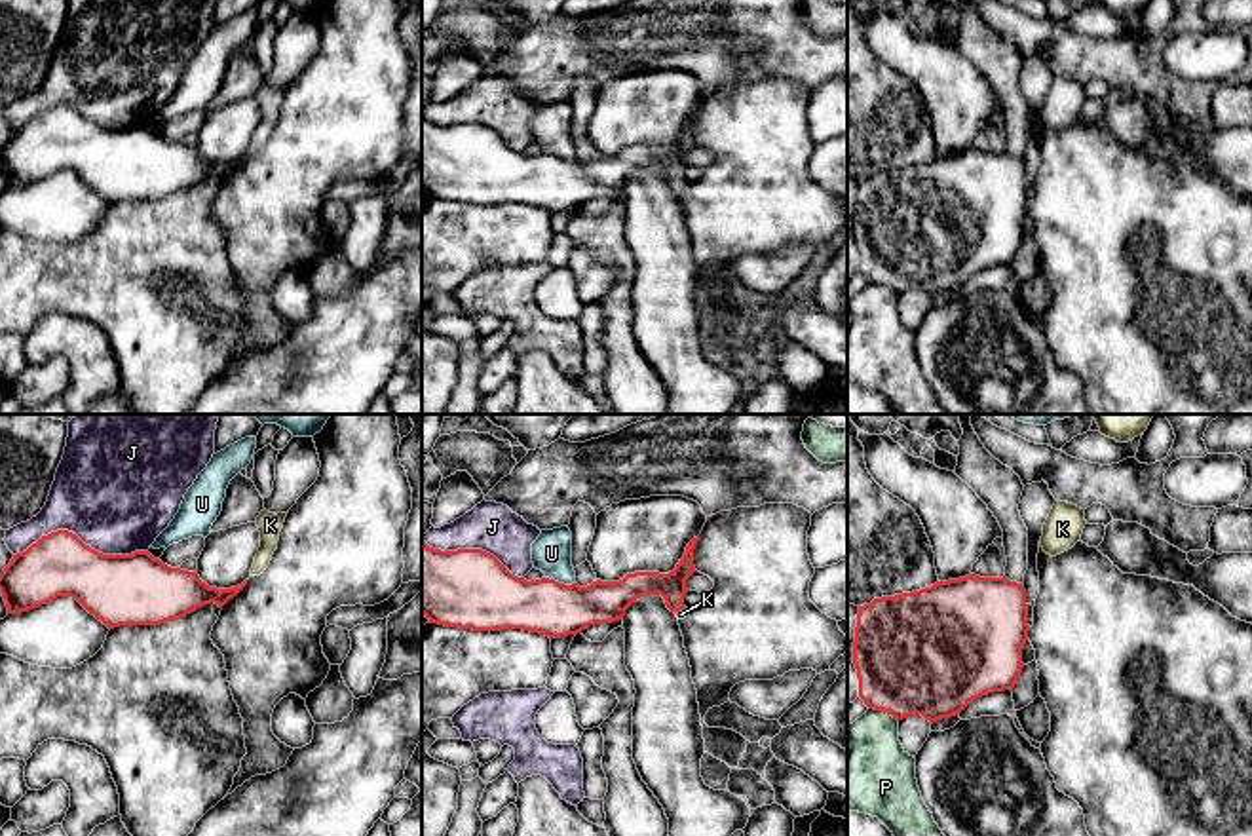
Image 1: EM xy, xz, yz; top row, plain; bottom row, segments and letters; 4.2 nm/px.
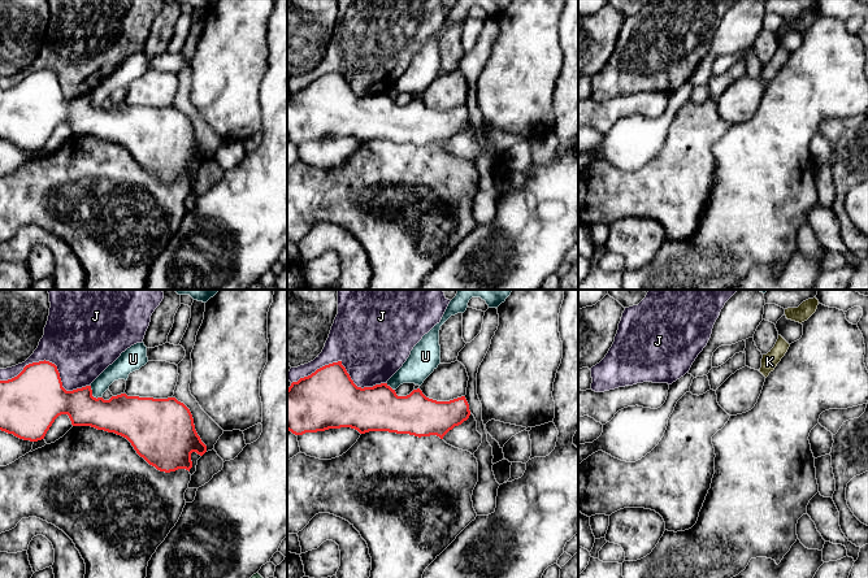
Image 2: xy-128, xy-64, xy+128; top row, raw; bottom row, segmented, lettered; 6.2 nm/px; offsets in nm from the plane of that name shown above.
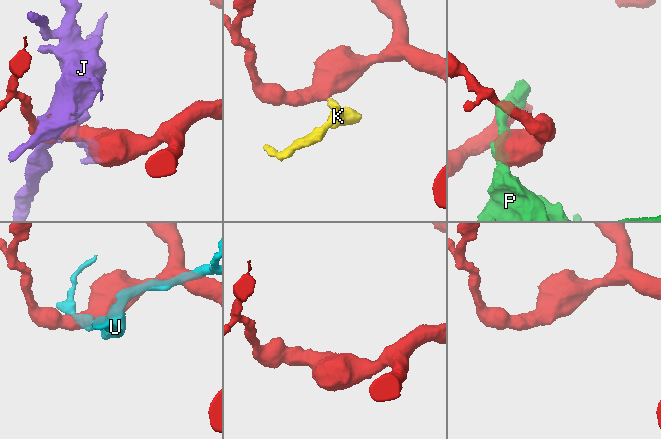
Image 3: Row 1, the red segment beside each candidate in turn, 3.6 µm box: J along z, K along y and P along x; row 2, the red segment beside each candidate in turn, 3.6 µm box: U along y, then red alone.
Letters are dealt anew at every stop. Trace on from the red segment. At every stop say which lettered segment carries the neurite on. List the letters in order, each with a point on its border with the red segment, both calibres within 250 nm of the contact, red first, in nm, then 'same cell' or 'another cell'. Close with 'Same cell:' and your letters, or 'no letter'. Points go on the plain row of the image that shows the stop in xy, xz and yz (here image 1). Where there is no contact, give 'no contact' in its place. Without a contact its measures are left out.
J: xy (80, 114) | 280/480 nm | another cell
K: xz (679, 185) | 120/40 nm | same cell
P: yz (884, 285) | 460/280 nm | another cell
U: xz (561, 158) | 240/170 nm | another cell
Same cell: K

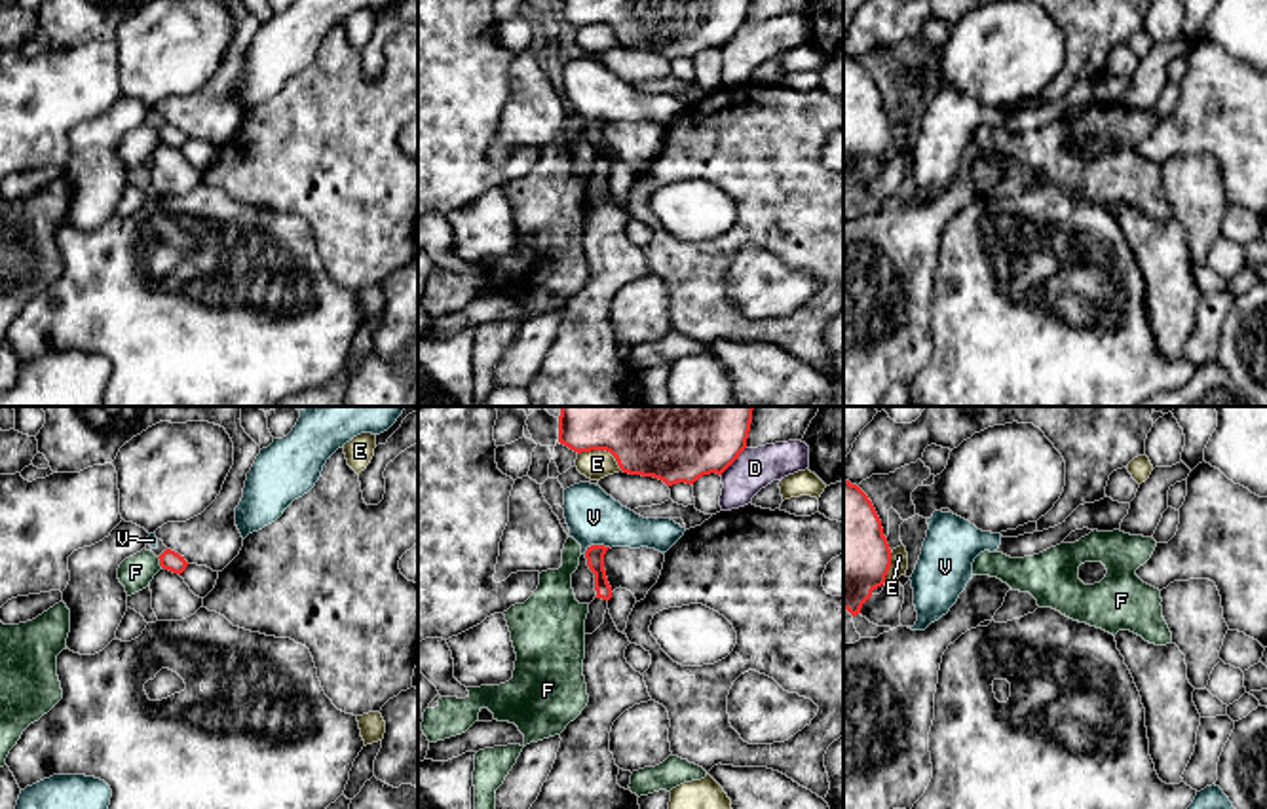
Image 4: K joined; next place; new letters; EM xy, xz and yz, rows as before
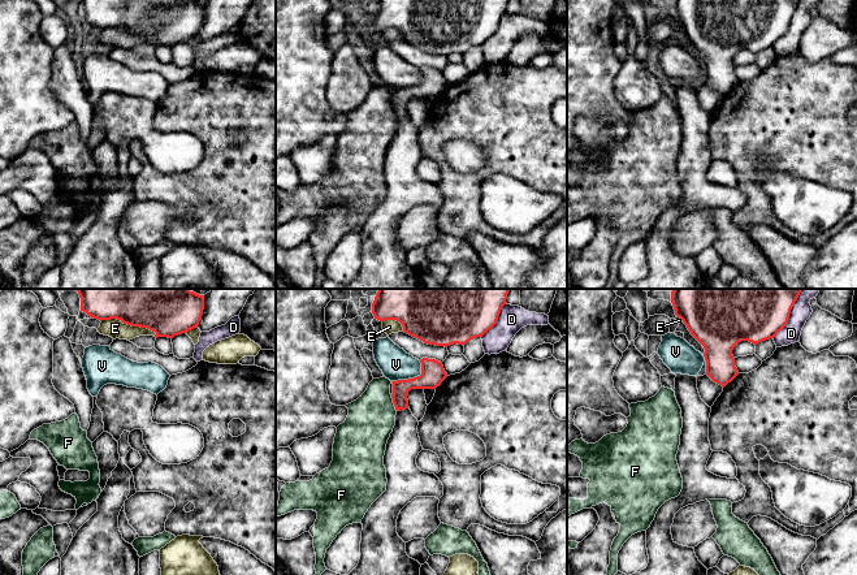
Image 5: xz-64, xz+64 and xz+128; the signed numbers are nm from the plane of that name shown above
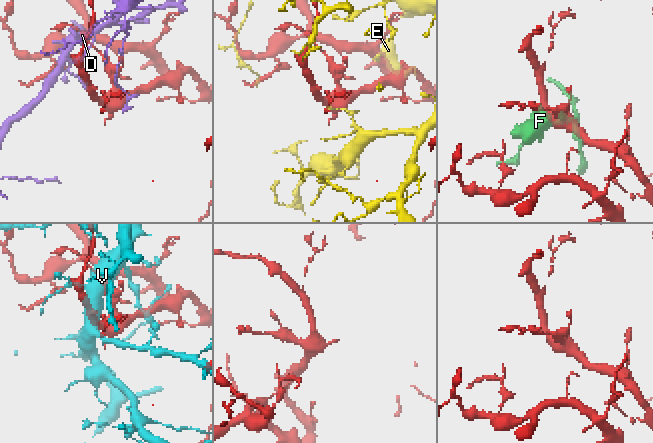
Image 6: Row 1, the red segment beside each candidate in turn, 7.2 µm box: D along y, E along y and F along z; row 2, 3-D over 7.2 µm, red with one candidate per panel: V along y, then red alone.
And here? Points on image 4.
D: xz (734, 35) | 240/170 nm | another cell
E: xz (603, 23) | 220/130 nm | another cell
F: xy (160, 137) | 90/140 nm | another cell
V: xz (597, 120) | 80/220 nm | another cell
Same cell: no letter

